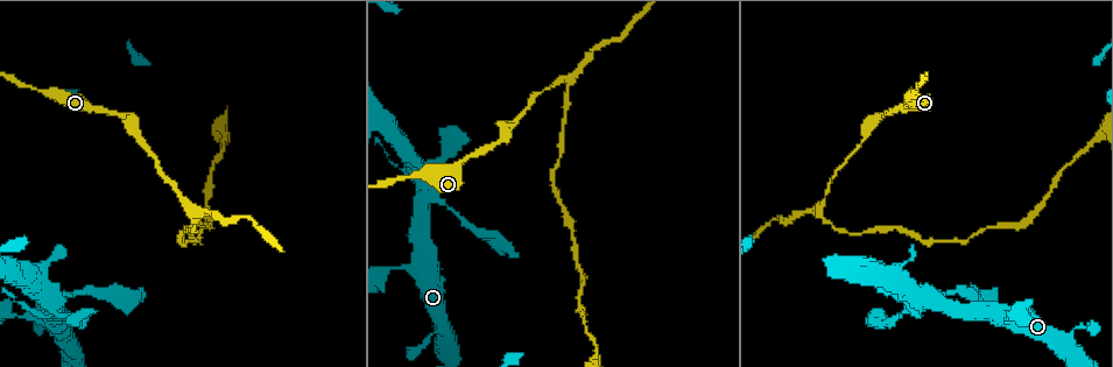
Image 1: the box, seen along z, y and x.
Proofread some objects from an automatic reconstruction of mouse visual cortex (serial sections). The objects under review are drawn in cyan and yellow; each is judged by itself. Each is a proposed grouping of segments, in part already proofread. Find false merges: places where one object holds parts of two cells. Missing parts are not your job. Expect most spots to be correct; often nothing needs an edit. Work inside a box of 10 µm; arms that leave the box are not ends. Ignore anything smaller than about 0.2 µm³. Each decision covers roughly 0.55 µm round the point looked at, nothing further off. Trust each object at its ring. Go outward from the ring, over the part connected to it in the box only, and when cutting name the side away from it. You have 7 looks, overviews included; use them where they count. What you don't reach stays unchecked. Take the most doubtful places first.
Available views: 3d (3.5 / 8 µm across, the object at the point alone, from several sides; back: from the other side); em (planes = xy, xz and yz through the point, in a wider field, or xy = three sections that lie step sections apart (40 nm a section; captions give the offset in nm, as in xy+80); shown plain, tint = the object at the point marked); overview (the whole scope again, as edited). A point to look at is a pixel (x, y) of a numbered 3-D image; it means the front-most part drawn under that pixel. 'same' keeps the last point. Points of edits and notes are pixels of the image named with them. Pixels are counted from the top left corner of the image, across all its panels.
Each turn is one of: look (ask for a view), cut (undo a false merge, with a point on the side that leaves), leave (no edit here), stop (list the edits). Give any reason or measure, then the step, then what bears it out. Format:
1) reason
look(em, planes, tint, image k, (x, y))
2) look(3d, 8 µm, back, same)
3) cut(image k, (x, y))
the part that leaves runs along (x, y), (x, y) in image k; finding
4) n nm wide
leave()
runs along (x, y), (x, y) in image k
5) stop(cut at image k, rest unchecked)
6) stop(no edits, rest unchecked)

calibre changes
look(3d, 3.5 µm, image 1, (935, 301))

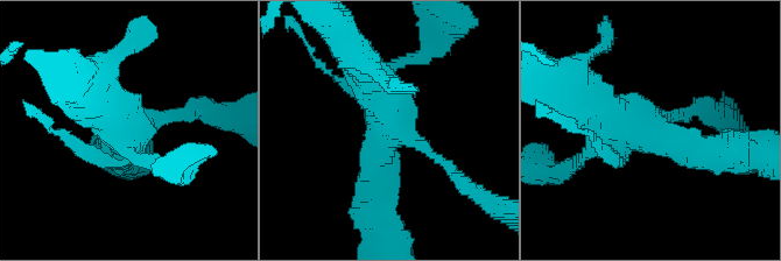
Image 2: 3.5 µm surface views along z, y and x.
leave()
runs along (720, 153), (625, 127), (586, 103) in image 2; continuous, no second cell

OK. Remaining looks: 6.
narrows sharply
look(3d, 3.5 µm, image 1, (400, 268))

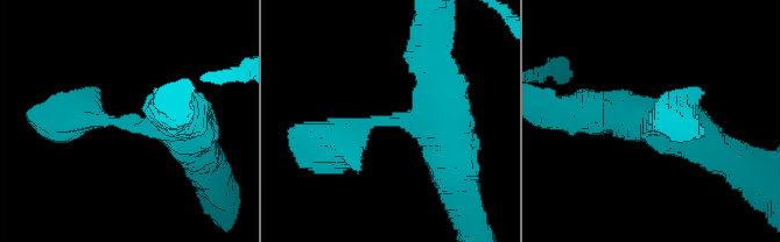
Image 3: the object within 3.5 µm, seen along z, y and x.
arms of 450, 500 nm; need the tissue
look(em, xy, step 2, tint, image 3, (392, 121))

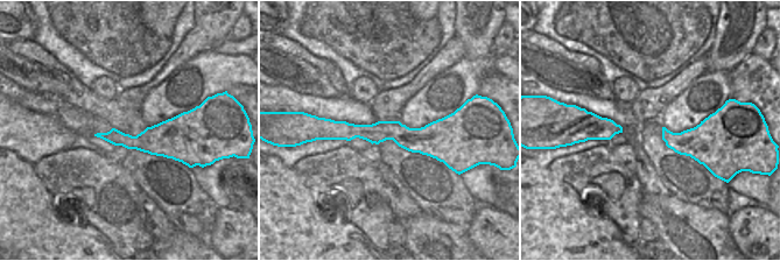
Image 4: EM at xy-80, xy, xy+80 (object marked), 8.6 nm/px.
leave()
runs along (450, 121), (436, 135), (329, 136) in image 4; all the same cell

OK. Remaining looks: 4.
sudden change in width
look(3d, 3.5 µm, image 1, (856, 145))

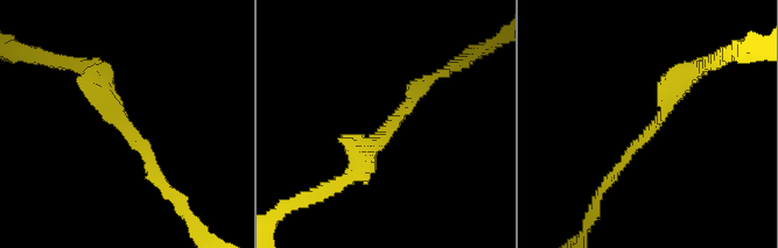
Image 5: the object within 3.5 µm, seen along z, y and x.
look(em, xy, step 3, tint, image 5, (387, 127))

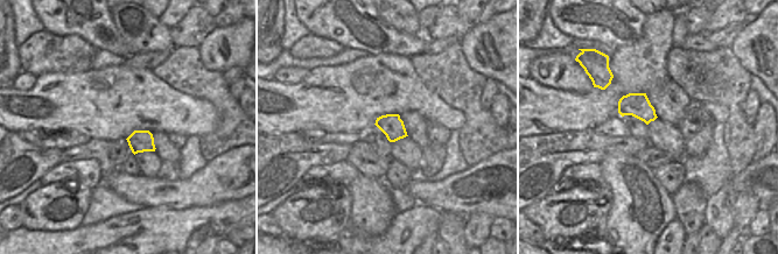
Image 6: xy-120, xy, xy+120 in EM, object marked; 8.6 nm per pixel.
leave()
runs along (691, 72), (604, 186) in image 5; continuous, no second cell

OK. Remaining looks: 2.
stop(no edits, rest unchecked)

